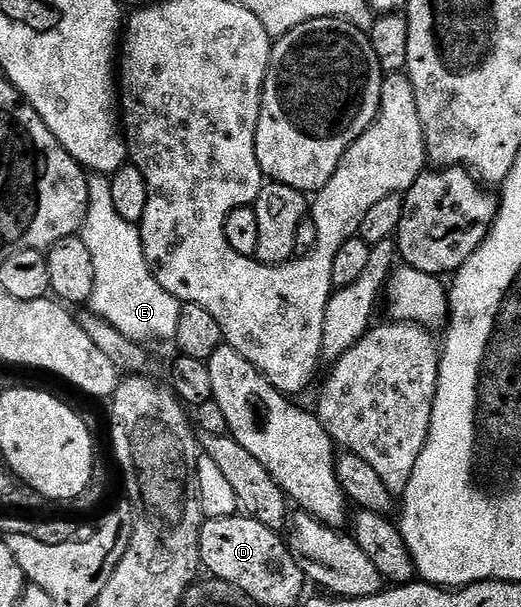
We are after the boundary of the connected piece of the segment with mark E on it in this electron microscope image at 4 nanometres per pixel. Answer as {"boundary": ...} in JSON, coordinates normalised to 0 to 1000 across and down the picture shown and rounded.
{"boundary":[[[207,288],[171,290],[171,344],[152,387],[179,433],[179,483],[171,488],[179,521],[263,567],[284,568],[284,560],[330,562],[340,552],[349,499],[313,478],[294,455],[274,412],[269,374],[221,348]]]}

